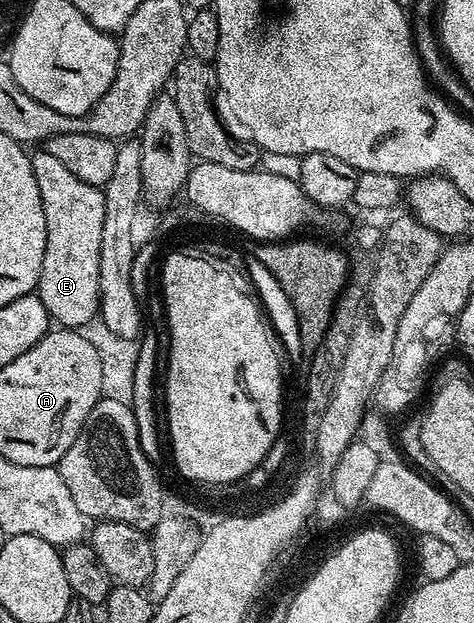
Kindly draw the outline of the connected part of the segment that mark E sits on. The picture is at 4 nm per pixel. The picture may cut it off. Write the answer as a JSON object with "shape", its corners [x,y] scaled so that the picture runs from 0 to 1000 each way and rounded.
{"shape":[[[97,239],[65,249],[70,284],[78,284],[78,303],[86,303],[86,329],[95,342],[95,419],[86,419],[86,445],[78,472],[95,490],[99,504],[127,526],[175,528],[181,518],[203,517],[209,502],[209,427],[213,425],[213,368],[222,361],[222,316],[215,305],[179,297],[171,284],[146,278],[146,271]]]}

